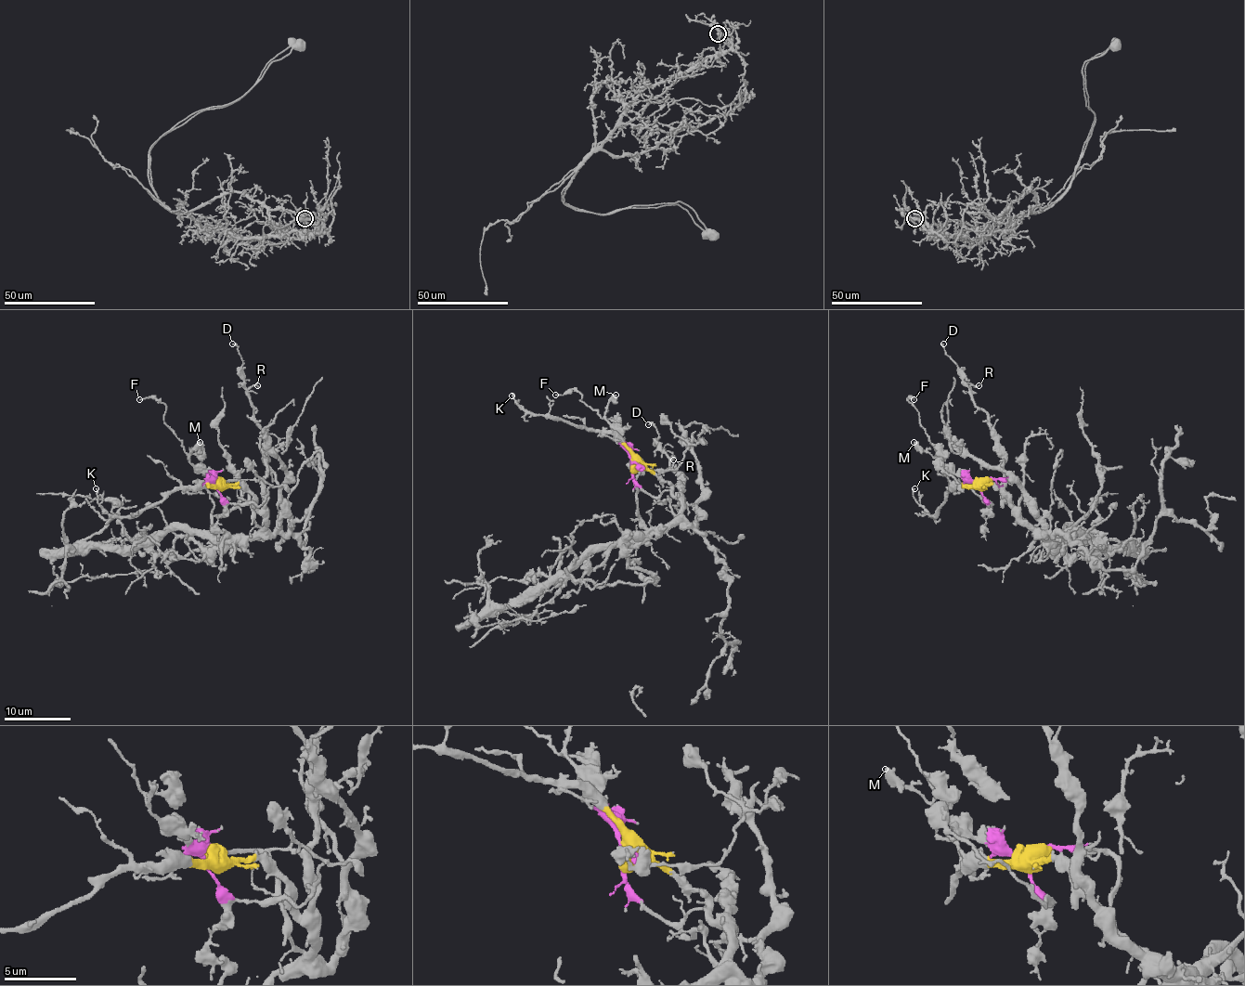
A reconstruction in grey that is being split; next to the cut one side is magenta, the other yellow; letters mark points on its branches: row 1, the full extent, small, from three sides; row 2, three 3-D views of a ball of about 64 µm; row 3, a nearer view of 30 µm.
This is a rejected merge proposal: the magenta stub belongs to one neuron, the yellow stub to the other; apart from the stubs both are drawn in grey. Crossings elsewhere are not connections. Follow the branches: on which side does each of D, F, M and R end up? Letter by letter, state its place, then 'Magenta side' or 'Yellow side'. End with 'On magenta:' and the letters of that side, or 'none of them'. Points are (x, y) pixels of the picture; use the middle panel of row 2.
D: Place: (648, 424). Yellow side
F: Place: (555, 395). Magenta side
M: Place: (616, 395). Magenta side
R: Place: (673, 460). Yellow side
On magenta: F, M

